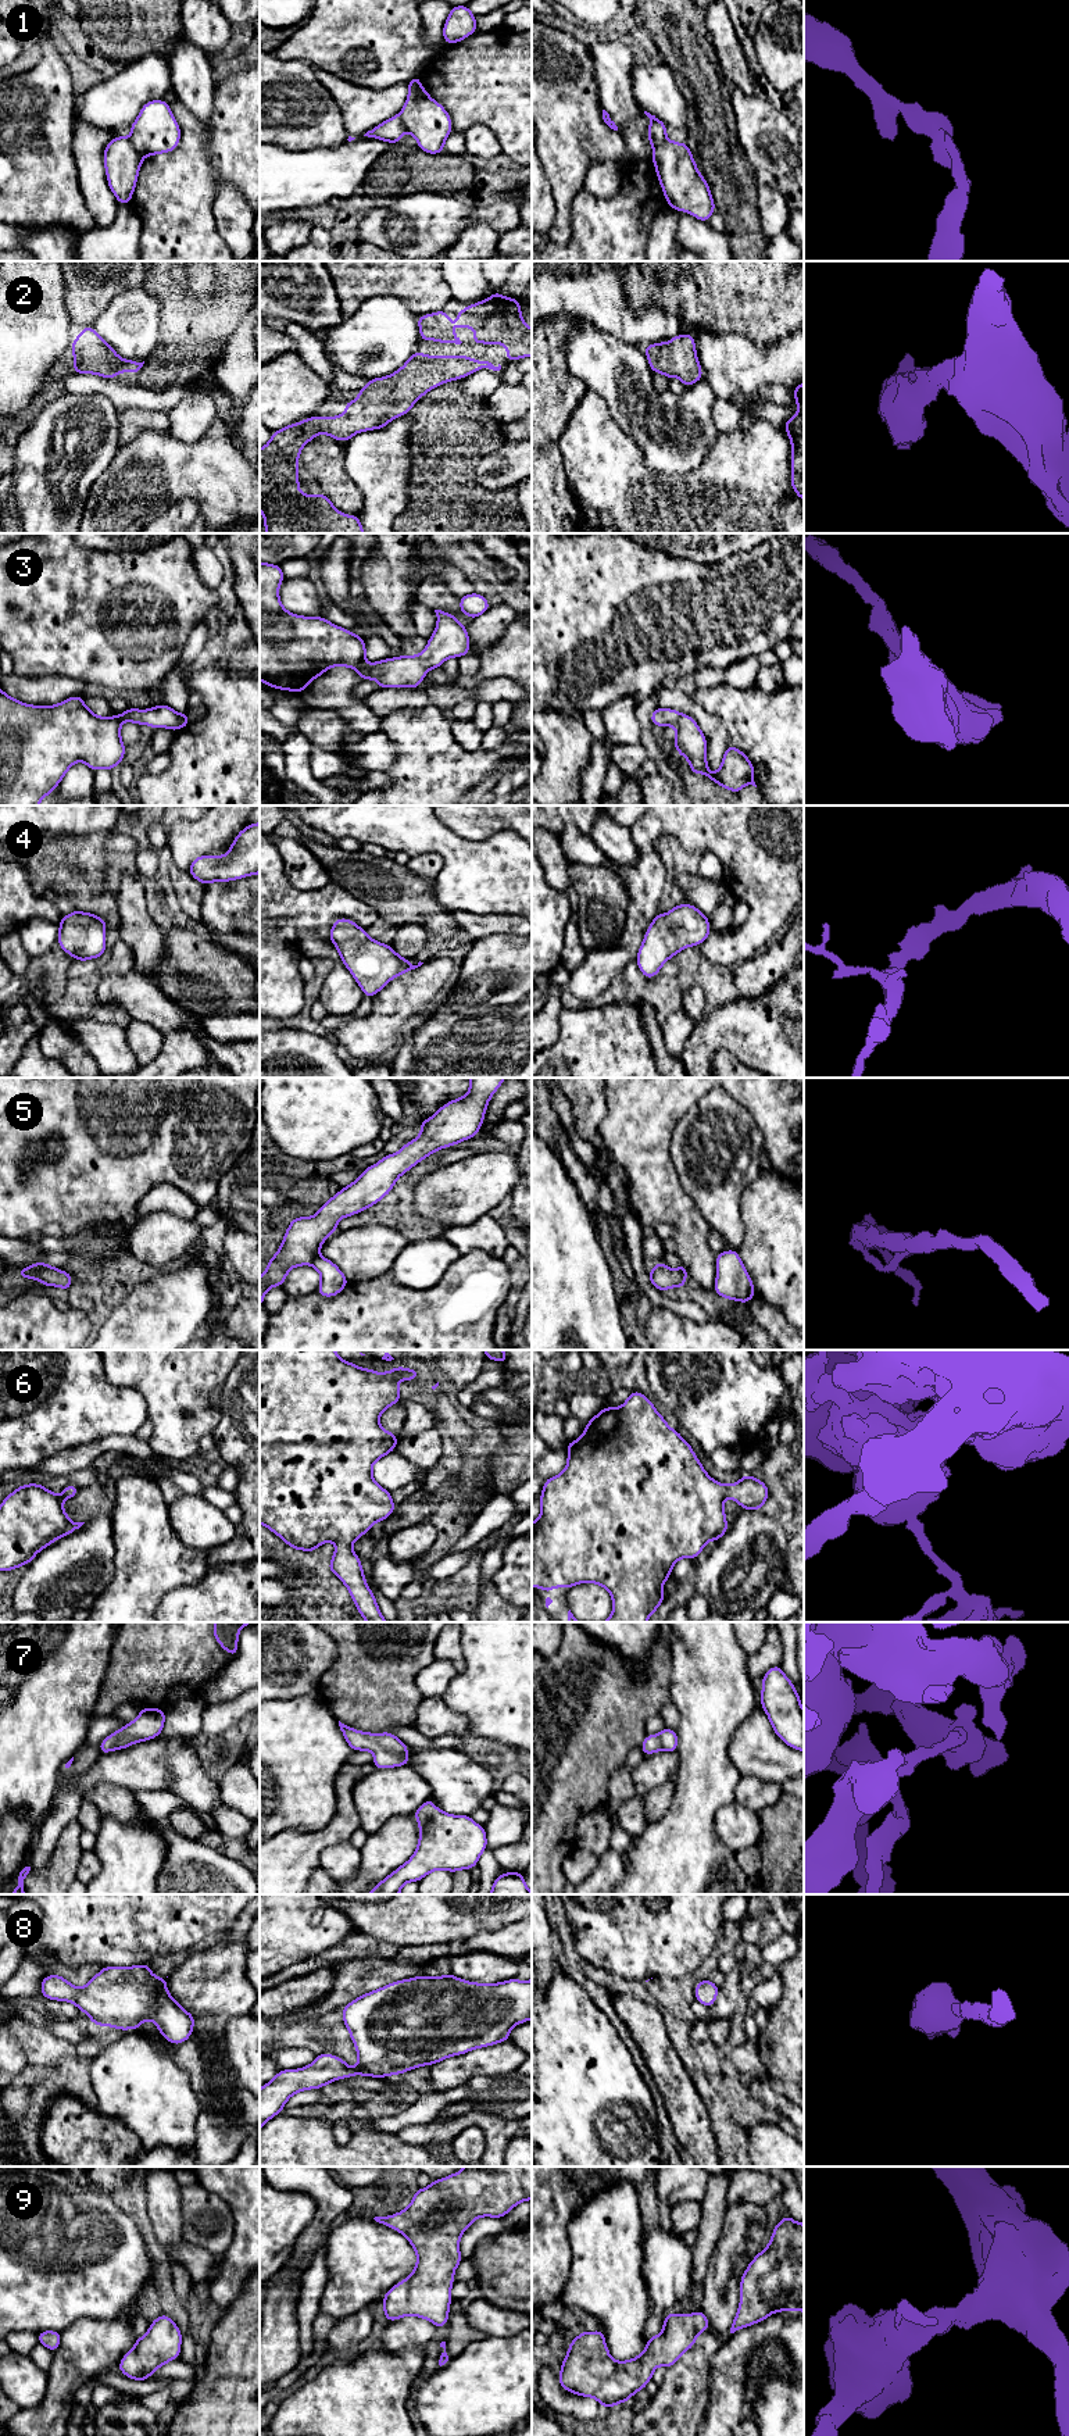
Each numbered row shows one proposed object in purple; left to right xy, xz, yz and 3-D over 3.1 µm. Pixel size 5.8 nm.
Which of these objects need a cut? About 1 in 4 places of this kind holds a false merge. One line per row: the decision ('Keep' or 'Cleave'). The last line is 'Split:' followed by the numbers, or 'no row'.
1: Cleave
2: Keep
3: Keep
4: Keep
5: Keep
6: Keep
7: Keep
8: Keep
9: Keep
Split: 1

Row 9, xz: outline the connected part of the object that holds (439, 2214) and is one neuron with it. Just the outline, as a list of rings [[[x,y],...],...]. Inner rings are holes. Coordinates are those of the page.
[[[465,2167],[443,2179],[432,2180],[425,2189],[416,2189],[405,2210],[389,2217],[375,2217],[376,2222],[403,2233],[416,2253],[416,2267],[411,2275],[383,2296],[386,2321],[411,2315],[444,2328],[453,2301],[454,2271],[462,2261],[461,2235],[478,2218],[503,2218],[528,2200],[532,2200],[532,2167]]]

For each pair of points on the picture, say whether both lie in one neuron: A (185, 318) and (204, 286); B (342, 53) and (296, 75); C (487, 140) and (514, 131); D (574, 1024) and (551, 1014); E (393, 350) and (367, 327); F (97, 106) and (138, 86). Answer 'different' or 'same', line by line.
A: different
B: different
C: different
D: different
E: same
F: same

